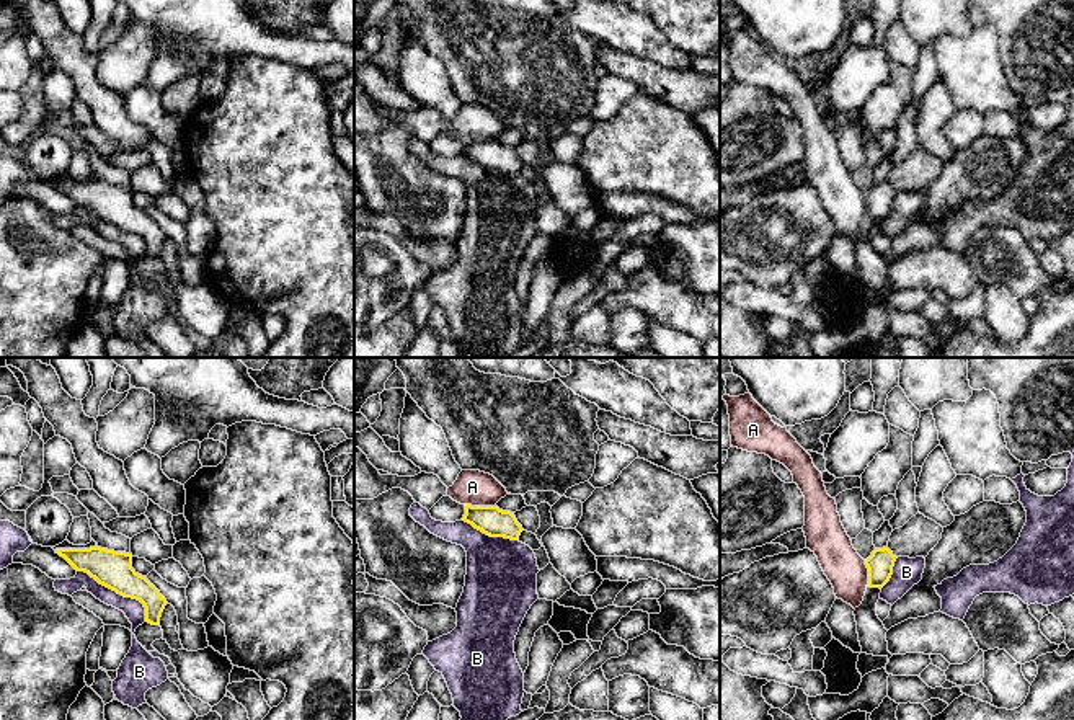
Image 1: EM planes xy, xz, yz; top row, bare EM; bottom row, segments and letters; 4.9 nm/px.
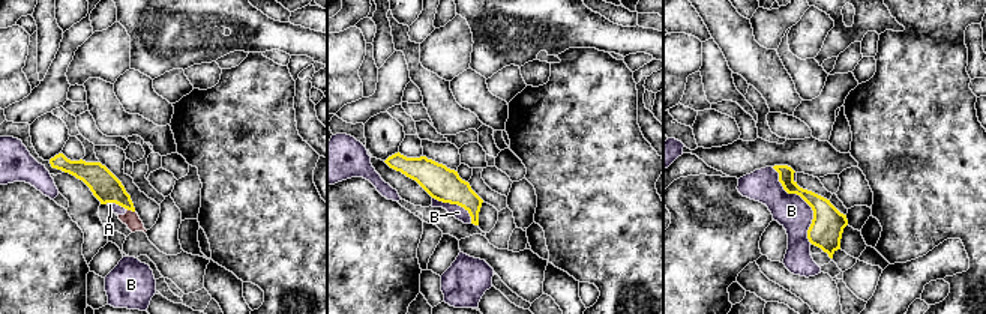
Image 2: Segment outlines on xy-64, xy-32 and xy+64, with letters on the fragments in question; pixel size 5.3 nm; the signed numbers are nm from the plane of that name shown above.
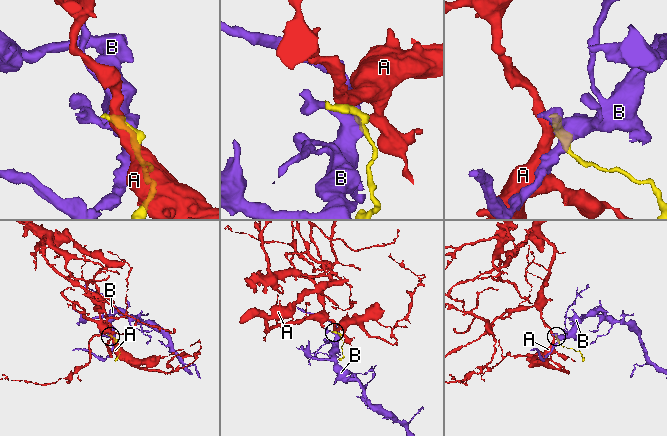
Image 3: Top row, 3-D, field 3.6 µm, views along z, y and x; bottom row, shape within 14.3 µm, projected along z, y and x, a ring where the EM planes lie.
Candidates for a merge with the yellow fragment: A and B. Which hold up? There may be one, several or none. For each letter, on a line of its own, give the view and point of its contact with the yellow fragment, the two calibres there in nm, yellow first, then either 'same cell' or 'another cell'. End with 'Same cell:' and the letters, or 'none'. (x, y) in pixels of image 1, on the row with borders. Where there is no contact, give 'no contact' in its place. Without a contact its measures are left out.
A: contact xz (480, 506); calibres 140 and 180 nm; another cell
B: contact xy (118, 593); calibres 180 and 100 nm; another cell
Same cell: none

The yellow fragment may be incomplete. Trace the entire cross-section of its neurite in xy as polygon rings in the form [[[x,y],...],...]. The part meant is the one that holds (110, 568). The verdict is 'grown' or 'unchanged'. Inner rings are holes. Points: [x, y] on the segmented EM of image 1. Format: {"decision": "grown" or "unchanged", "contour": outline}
{"decision": "unchanged", "contour": [[[98,545],[90,549],[55,549],[77,571],[85,571],[100,584],[124,598],[137,599],[145,607],[145,622],[160,625],[168,604],[160,591],[132,568],[132,553],[114,552]]]}

